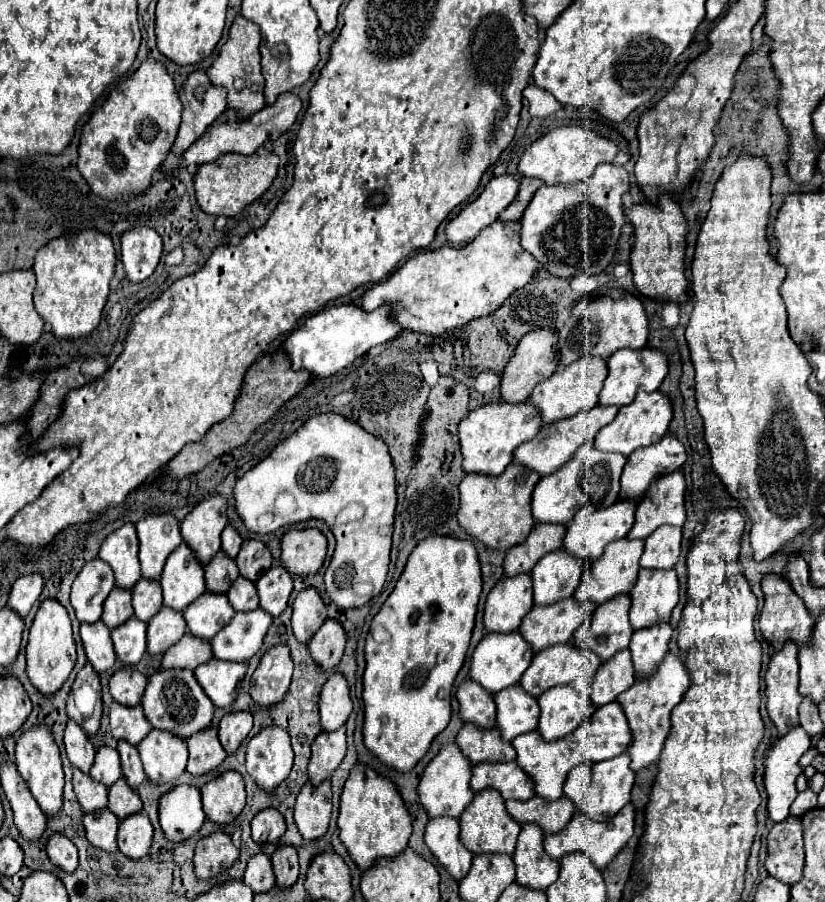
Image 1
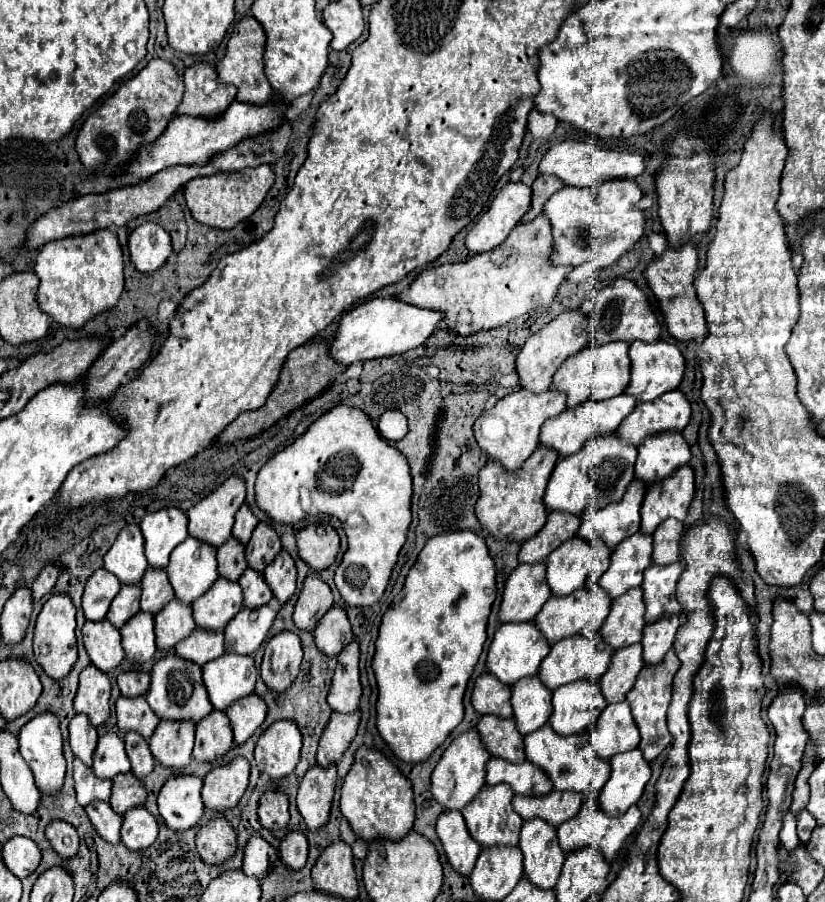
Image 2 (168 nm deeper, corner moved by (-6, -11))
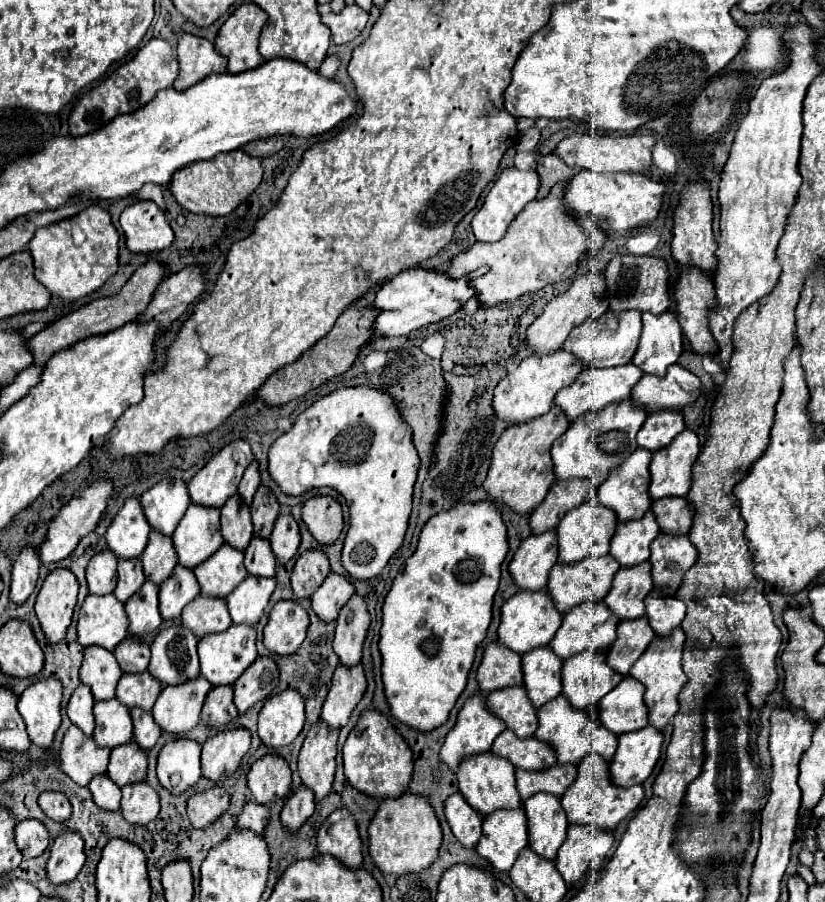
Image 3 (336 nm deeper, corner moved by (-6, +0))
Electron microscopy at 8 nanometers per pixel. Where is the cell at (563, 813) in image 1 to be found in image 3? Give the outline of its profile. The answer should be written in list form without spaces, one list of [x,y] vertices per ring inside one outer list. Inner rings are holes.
[[[555,764],[549,770],[515,770],[517,792],[521,800],[527,800],[537,792],[563,796],[575,776],[577,764]]]

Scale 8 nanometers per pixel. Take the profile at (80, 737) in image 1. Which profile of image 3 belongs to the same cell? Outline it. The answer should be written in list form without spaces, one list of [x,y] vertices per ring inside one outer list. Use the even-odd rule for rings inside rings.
[[[79,684],[67,704],[67,714],[73,724],[77,724],[85,734],[93,734],[95,718],[93,718],[93,694],[89,692],[89,686]]]

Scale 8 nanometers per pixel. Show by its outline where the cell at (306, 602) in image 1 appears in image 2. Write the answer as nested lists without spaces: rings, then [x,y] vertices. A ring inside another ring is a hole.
[[[307,577],[303,591],[295,603],[293,621],[301,631],[317,629],[321,617],[333,607],[333,593],[319,577]]]

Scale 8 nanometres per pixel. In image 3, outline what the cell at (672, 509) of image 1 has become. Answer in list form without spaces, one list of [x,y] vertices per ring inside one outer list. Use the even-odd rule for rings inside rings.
[[[685,428],[673,442],[653,454],[651,460],[651,498],[687,496],[691,488],[691,468],[699,454],[699,438]]]

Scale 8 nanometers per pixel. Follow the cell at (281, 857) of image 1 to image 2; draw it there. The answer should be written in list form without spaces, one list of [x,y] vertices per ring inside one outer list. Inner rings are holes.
[[[289,833],[279,847],[283,865],[291,871],[299,871],[307,861],[307,839],[303,833]]]

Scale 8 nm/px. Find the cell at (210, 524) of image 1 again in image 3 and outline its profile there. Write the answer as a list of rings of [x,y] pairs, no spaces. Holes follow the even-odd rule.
[[[235,440],[225,444],[213,458],[189,480],[187,488],[191,500],[205,506],[221,508],[225,500],[237,492],[239,480],[253,460],[253,452],[247,440]]]

